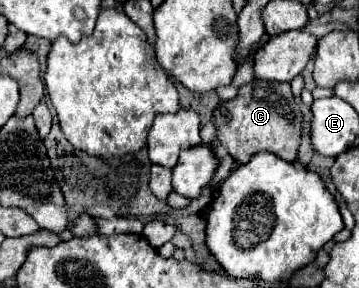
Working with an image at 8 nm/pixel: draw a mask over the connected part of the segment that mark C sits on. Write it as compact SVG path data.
M252 80L238 90L234 100L228 100L226 110L230 112L230 120L216 114L216 128L220 144L226 152L238 162L246 164L256 152L272 152L286 162L294 162L298 158L298 146L302 138L302 114L296 110L294 94L288 82L268 82L268 80Z

